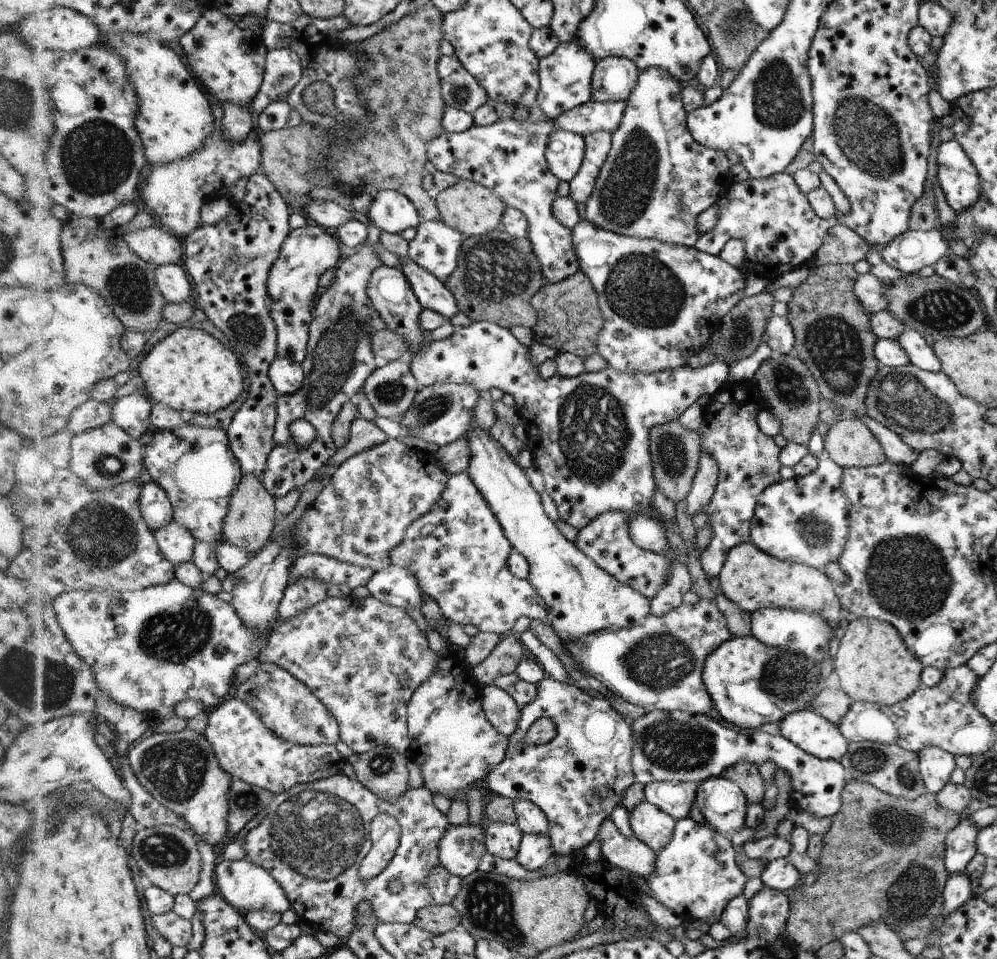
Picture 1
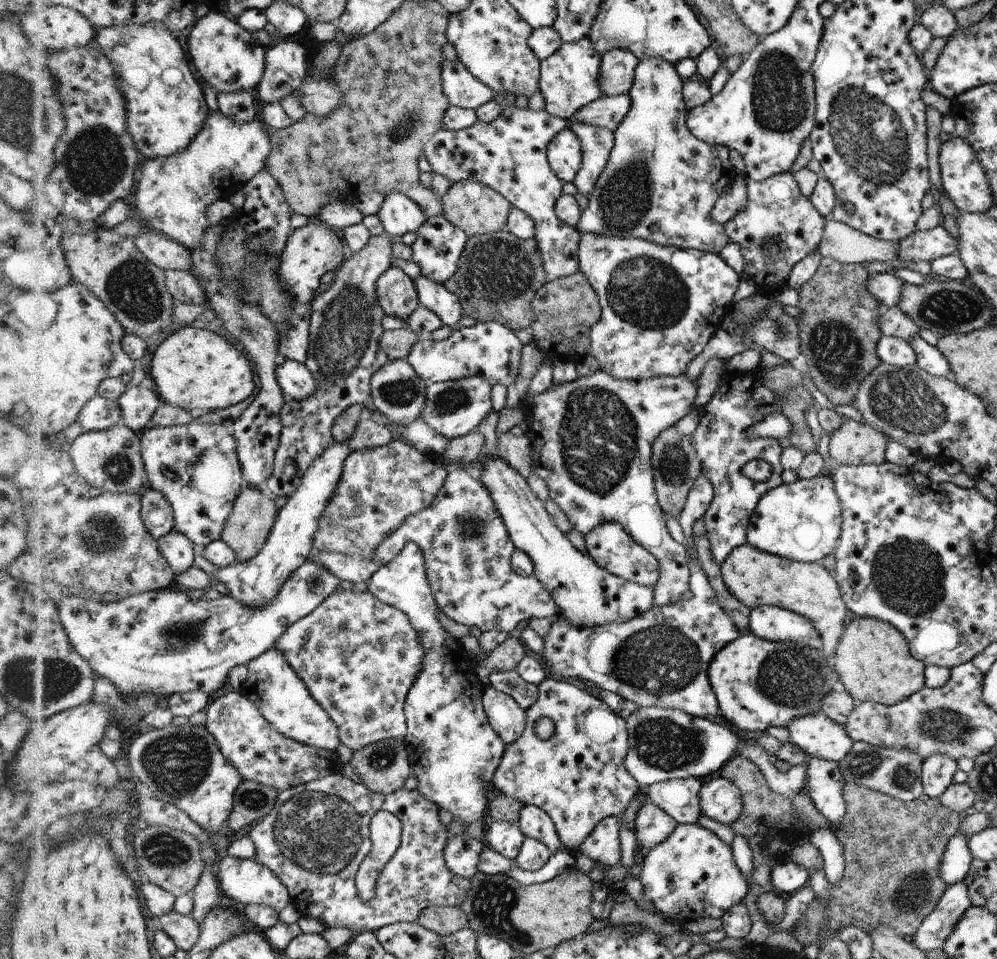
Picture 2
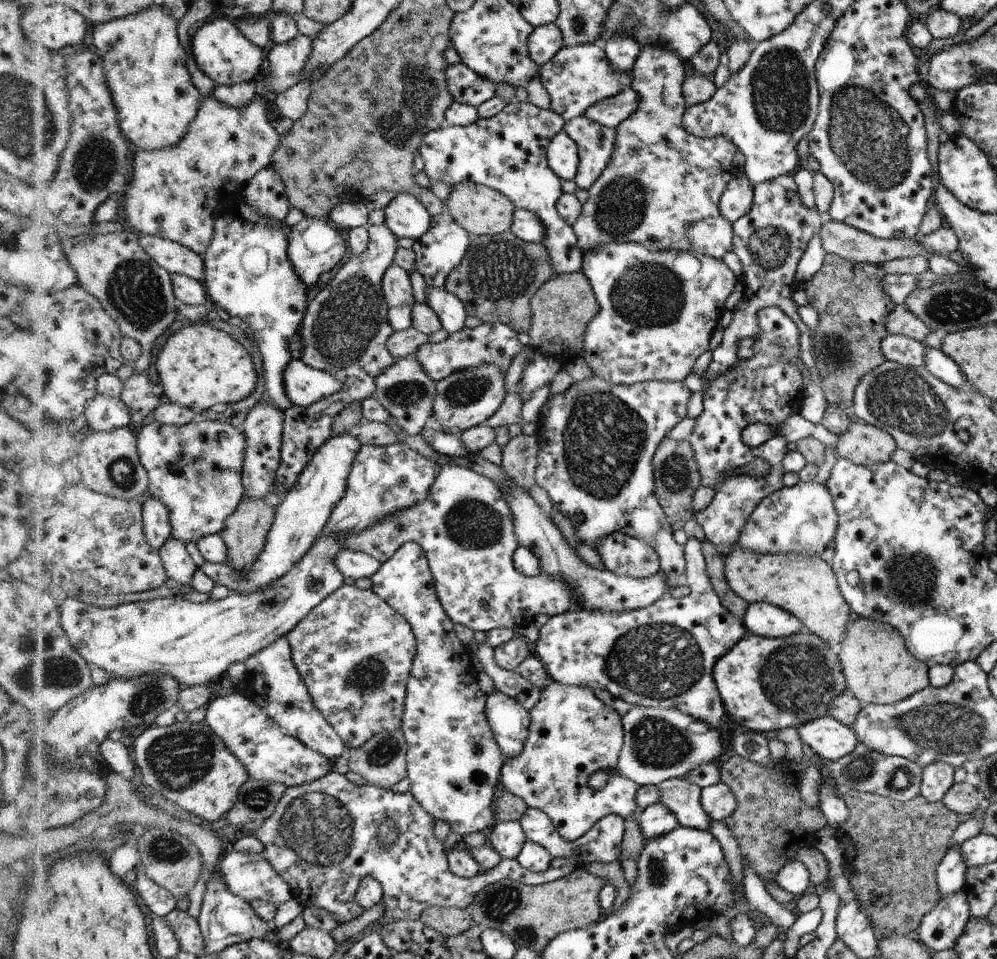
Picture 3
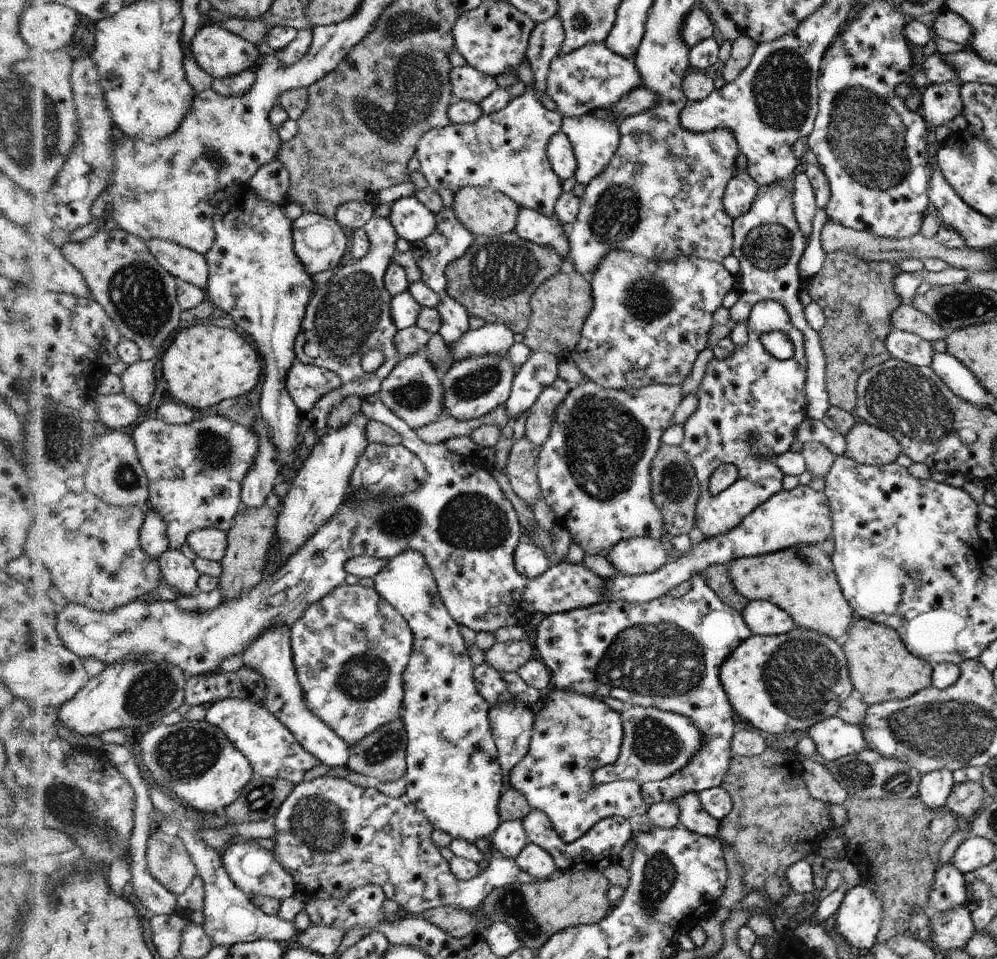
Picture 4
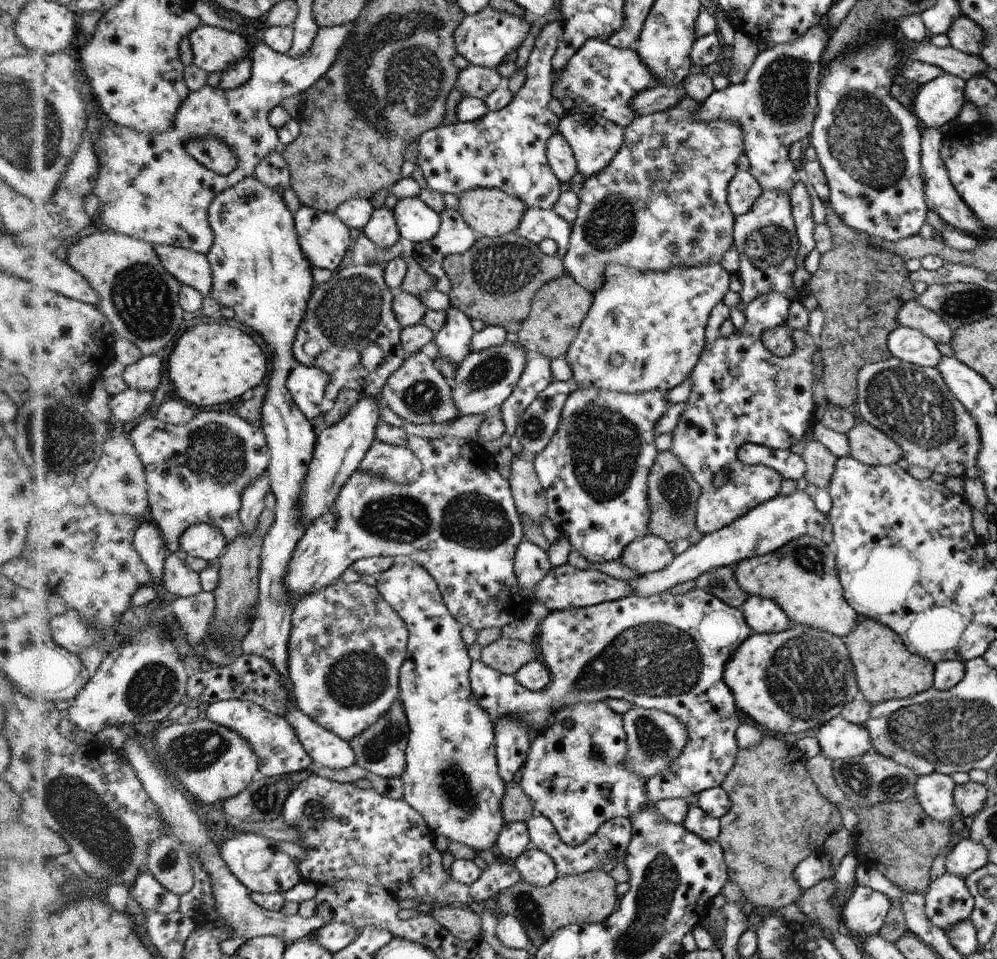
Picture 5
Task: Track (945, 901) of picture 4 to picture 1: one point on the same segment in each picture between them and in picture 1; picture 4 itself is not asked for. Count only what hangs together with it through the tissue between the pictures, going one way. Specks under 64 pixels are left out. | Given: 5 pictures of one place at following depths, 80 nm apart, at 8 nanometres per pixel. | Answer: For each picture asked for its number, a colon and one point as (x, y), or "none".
1: (960, 847)
2: (958, 857)
3: (952, 875)

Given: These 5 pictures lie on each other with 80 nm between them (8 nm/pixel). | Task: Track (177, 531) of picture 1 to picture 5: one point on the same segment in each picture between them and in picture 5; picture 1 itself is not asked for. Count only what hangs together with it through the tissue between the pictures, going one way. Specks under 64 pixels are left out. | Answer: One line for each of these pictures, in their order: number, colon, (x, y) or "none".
2: (177, 547)
3: (181, 566)
4: (181, 574)
5: (181, 580)

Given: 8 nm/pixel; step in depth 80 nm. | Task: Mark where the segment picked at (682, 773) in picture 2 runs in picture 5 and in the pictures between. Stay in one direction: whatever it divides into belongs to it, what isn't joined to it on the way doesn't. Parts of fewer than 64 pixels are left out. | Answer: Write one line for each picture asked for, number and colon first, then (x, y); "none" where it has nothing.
3: (660, 744)
4: (658, 744)
5: (655, 738)

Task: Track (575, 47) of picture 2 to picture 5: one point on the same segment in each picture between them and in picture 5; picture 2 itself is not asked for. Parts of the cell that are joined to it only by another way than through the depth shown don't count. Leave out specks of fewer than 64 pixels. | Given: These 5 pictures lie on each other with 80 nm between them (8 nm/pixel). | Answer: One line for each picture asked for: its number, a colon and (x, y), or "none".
3: (578, 76)
4: (592, 77)
5: (600, 79)

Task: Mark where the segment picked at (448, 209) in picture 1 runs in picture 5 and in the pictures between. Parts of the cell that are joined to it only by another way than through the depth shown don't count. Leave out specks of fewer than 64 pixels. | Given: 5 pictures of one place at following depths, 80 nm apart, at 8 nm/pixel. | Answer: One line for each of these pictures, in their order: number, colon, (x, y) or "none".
2: (476, 208)
3: (481, 210)
4: (484, 211)
5: (490, 212)

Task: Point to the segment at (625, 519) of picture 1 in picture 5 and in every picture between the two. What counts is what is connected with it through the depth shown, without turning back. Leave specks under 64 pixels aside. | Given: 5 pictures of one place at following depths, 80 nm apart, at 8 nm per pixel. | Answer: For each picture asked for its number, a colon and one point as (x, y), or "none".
2: (609, 544)
3: (624, 555)
4: (642, 554)
5: (651, 553)

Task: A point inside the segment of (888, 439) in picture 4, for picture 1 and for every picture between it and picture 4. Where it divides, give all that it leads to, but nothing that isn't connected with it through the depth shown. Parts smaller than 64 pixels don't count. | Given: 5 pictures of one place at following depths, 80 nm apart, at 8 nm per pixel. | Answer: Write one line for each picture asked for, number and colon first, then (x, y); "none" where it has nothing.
1: (848, 442)
2: (853, 443)
3: (862, 443)

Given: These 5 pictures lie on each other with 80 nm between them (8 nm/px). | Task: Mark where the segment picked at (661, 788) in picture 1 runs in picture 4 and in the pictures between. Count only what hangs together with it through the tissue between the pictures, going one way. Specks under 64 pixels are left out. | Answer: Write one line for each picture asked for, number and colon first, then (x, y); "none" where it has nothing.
2: (680, 798)
3: (681, 796)
4: (693, 816)

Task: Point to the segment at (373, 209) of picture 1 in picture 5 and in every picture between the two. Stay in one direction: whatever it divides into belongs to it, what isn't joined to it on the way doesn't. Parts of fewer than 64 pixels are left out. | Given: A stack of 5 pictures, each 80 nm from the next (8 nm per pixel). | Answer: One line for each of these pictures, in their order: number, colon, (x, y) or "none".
2: (399, 214)
3: (406, 216)
4: (413, 220)
5: (417, 222)

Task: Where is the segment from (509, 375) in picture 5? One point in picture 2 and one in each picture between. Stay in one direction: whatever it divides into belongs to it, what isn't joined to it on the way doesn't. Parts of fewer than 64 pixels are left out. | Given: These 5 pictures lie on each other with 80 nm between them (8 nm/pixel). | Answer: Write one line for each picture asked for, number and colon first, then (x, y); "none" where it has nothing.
2: (454, 408)
3: (465, 399)
4: (473, 388)

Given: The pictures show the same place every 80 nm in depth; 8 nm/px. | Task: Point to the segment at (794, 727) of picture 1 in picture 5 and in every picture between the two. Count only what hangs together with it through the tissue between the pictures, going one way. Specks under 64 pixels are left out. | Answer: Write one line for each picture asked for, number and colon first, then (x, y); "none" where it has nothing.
2: (816, 734)
3: (830, 739)
4: (834, 738)
5: (839, 739)

